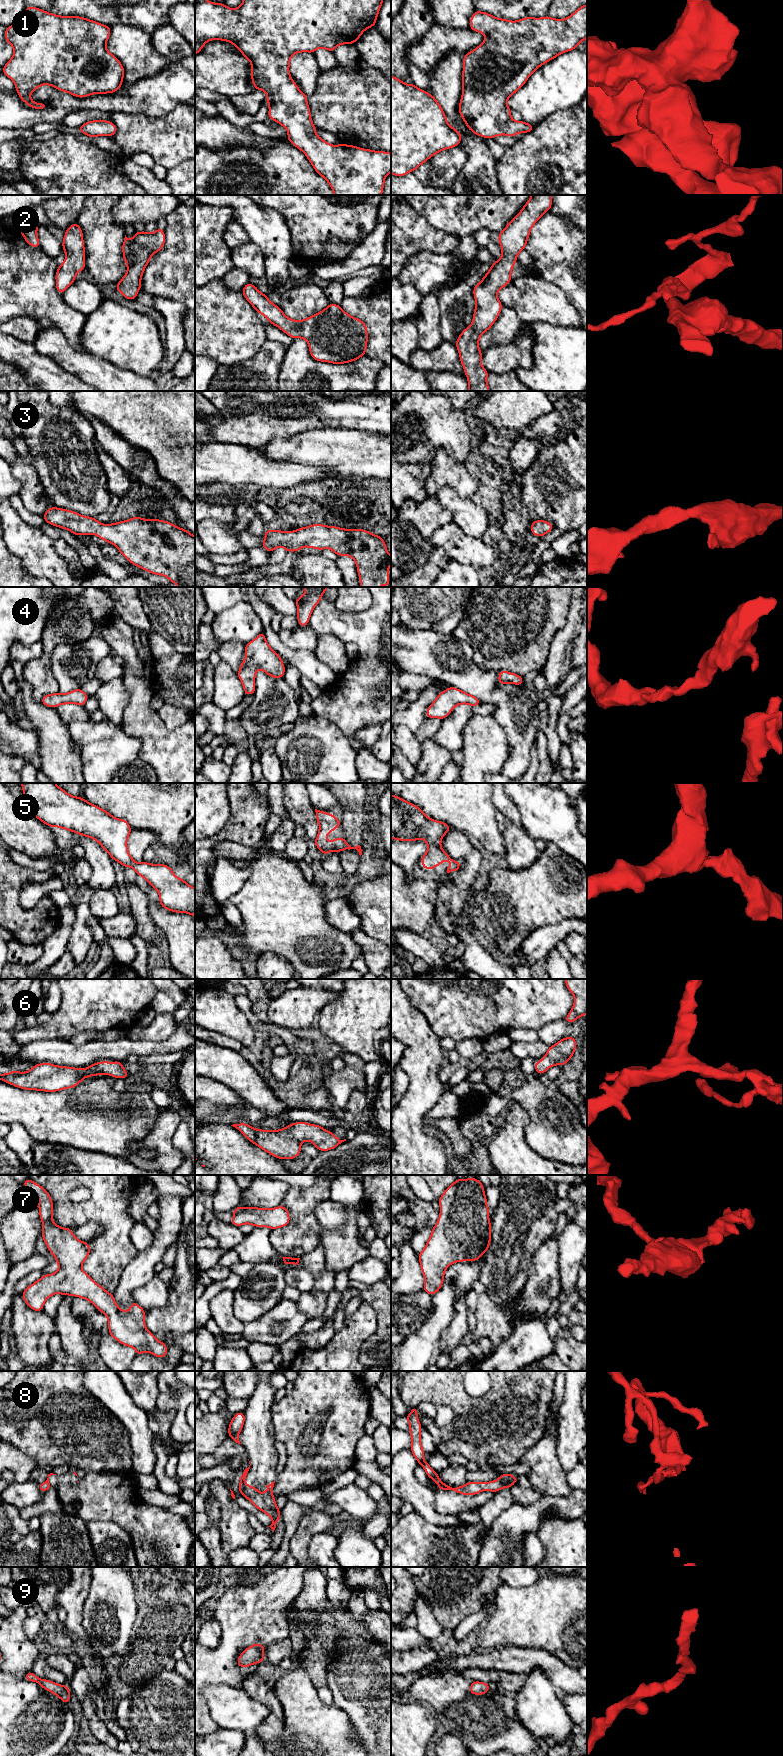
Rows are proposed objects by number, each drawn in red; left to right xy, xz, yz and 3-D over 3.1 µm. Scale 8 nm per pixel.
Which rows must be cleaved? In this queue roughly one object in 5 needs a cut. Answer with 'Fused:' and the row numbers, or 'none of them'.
Fused: 8

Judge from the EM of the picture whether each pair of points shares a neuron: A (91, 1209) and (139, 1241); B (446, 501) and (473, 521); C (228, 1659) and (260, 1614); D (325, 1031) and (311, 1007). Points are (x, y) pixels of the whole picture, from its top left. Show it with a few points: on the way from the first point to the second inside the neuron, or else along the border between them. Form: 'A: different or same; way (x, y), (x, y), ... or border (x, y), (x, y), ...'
A: different; border (135, 1222), (130, 1232), (130, 1240), (138, 1252)
B: same; way (453, 502), (466, 514)
C: same; way (229, 1648), (232, 1642), (249, 1625)
D: different; border (337, 997), (319, 1012)

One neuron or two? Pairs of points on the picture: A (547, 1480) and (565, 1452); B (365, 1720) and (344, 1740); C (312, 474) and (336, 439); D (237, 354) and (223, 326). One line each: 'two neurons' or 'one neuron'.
A: two neurons
B: two neurons
C: two neurons
D: one neuron

